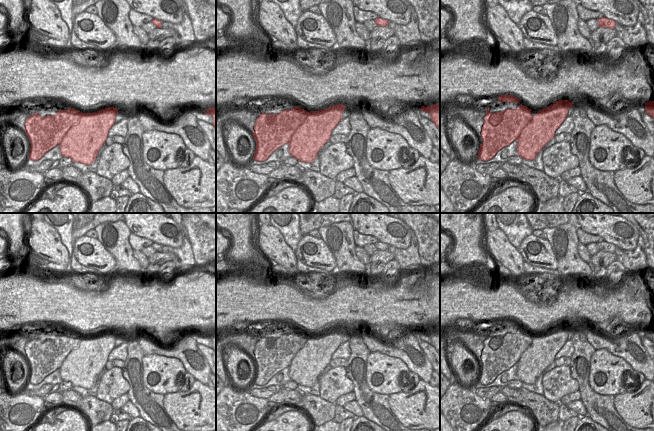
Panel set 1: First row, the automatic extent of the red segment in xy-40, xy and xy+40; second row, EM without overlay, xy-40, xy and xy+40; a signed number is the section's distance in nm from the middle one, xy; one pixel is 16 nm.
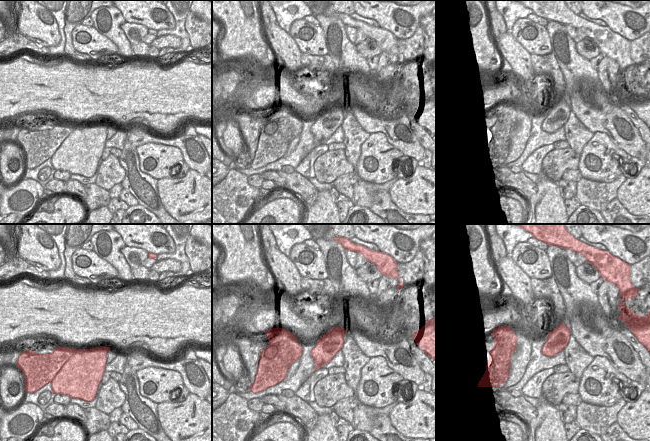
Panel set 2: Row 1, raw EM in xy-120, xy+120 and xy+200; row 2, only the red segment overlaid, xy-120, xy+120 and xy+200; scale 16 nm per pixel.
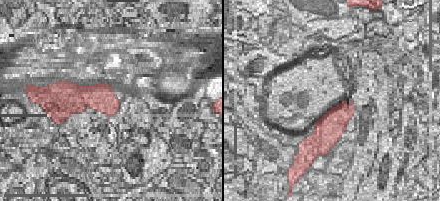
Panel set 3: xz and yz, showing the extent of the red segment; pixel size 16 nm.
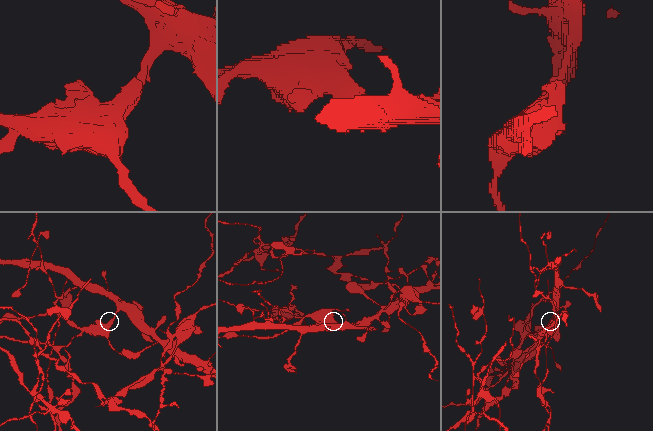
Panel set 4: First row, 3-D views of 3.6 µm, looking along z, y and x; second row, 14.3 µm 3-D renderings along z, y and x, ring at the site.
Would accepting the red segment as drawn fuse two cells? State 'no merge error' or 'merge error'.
merge error

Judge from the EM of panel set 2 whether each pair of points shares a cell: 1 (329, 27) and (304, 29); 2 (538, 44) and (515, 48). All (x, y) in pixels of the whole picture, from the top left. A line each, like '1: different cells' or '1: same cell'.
1: different cells
2: different cells

